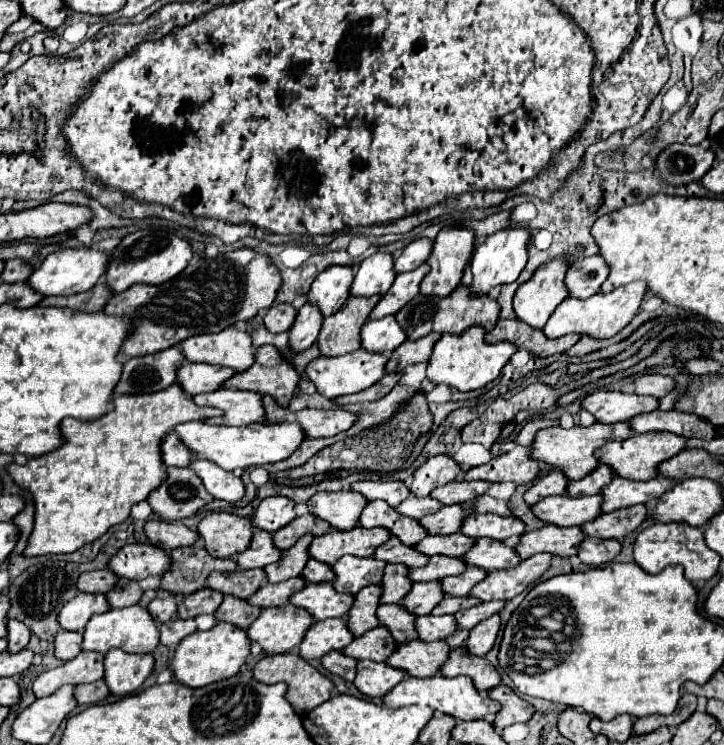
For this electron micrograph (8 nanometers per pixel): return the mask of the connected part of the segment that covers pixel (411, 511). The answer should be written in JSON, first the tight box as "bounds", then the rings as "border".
{"bounds":[397,495,443,519],"border":[[[409,495],[397,509],[399,509],[399,513],[403,513],[403,515],[407,515],[407,517],[415,517],[415,519],[421,519],[421,517],[425,517],[425,515],[429,515],[429,513],[435,513],[435,511],[439,511],[443,507],[443,503],[441,501],[437,501],[437,499],[433,499],[433,497],[415,497],[415,495]]]}

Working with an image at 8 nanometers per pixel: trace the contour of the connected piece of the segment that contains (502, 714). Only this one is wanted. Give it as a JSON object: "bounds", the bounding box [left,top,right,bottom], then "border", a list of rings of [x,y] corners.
{"bounds":[489,685,535,729],"border":[[[497,685],[495,689],[489,691],[489,697],[501,703],[501,711],[497,713],[497,717],[493,721],[493,725],[497,729],[505,729],[519,721],[525,723],[535,715],[535,707],[531,703],[523,701],[521,697],[517,697],[517,693],[507,685]]]}

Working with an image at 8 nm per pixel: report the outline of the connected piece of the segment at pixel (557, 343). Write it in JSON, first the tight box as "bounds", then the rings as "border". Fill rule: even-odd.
{"bounds":[485,319,581,357],"border":[[[499,319],[497,325],[493,327],[491,333],[485,335],[487,343],[499,343],[499,341],[509,341],[517,349],[527,349],[539,357],[549,357],[557,353],[565,353],[571,345],[575,345],[581,337],[579,335],[565,335],[559,339],[547,339],[543,337],[541,329],[533,329],[529,325],[523,325],[523,321],[511,319]]]}

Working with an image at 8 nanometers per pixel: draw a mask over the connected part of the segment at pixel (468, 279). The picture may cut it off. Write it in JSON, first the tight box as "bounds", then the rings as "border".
{"bounds":[461,227,529,297],"border":[[[517,227],[503,229],[499,233],[489,235],[485,241],[481,241],[475,247],[475,251],[473,251],[473,255],[465,267],[465,273],[461,277],[461,285],[465,285],[469,289],[471,297],[483,297],[483,295],[489,295],[489,291],[493,287],[513,283],[519,277],[519,273],[525,269],[527,241],[529,241],[529,231],[517,229]]]}

